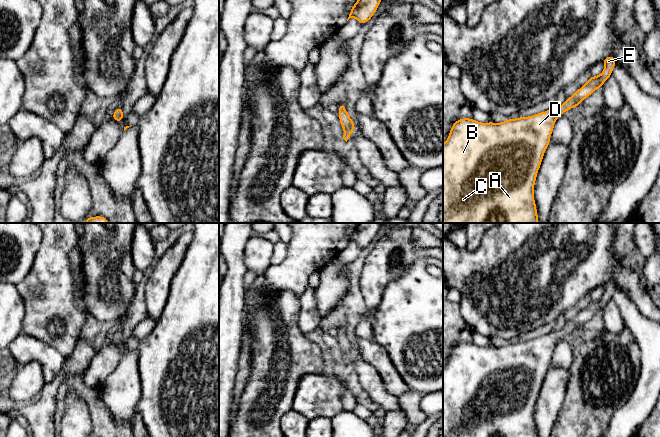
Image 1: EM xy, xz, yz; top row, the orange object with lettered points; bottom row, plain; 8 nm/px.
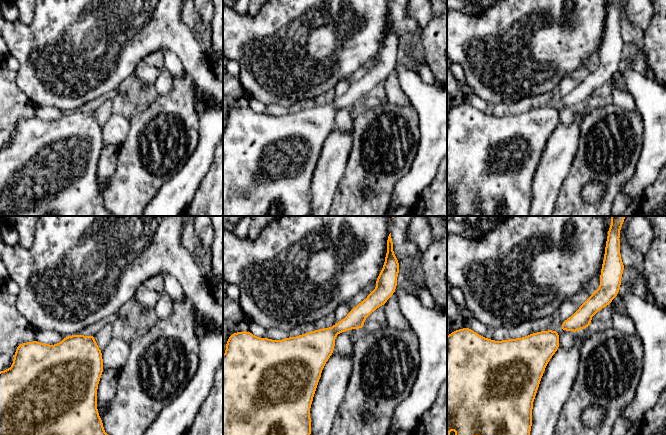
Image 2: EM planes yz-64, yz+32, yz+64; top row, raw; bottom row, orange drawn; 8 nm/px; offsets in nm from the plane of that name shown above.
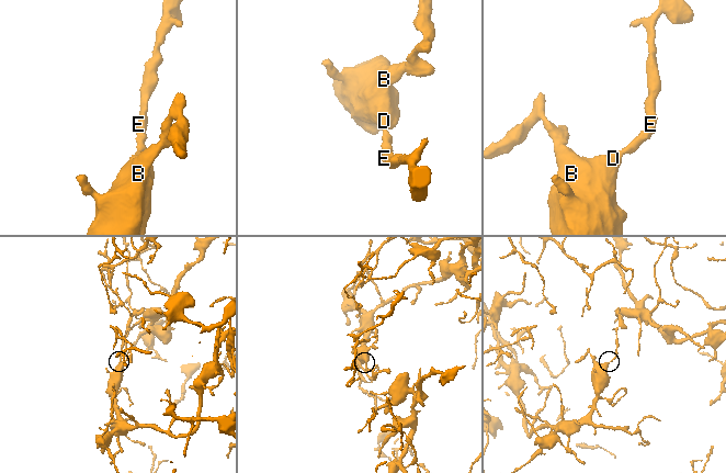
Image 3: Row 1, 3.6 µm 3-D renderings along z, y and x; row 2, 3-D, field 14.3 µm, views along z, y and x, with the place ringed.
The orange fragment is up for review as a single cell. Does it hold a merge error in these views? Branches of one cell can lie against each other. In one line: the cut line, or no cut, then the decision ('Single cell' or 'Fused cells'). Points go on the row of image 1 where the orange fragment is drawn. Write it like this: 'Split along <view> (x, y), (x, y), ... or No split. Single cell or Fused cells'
No split. Single cell

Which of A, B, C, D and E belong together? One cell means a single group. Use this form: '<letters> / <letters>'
A B C D E

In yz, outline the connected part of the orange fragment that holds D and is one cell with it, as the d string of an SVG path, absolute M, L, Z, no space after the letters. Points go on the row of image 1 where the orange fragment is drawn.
M610 55L601 61L605 65L603 72L598 76L590 76L587 83L557 109L507 119L501 123L482 123L473 118L462 118L453 123L443 144L443 223L538 223L534 186L542 158L550 144L555 121L571 108L579 107L581 101L602 88L604 82L612 76L616 58Z

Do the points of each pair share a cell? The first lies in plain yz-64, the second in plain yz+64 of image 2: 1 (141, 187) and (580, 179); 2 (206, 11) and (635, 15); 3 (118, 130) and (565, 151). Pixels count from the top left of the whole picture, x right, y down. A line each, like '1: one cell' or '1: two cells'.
1: one cell
2: one cell
3: two cells

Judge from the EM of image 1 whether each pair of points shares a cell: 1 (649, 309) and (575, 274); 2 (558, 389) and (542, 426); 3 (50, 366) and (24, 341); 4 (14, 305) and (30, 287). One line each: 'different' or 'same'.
1: same
2: same
3: same
4: different

